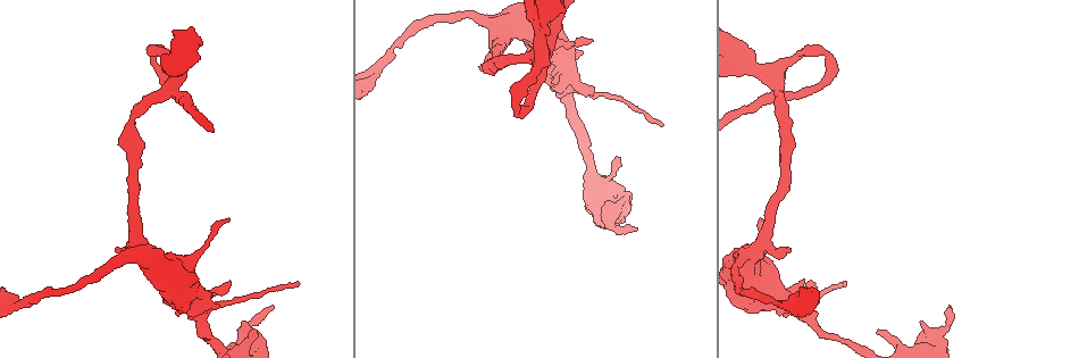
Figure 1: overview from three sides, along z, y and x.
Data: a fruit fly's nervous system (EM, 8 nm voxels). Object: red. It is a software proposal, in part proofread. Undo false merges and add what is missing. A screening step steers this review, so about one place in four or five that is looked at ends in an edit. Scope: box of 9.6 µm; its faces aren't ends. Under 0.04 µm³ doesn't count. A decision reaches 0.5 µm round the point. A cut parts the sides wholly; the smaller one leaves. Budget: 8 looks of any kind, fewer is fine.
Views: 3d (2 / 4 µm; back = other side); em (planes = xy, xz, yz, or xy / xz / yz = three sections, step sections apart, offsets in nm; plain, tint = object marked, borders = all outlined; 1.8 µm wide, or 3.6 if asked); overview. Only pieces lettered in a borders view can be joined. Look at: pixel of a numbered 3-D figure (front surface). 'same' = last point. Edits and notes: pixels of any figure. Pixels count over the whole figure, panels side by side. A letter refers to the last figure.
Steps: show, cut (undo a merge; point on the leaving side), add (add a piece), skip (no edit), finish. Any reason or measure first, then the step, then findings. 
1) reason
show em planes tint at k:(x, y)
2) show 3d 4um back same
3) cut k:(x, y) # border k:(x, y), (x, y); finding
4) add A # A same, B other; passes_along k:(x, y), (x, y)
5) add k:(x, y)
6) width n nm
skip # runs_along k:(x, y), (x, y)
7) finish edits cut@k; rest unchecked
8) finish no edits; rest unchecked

sudden change in width
show em planes borders at 1:(934, 344)

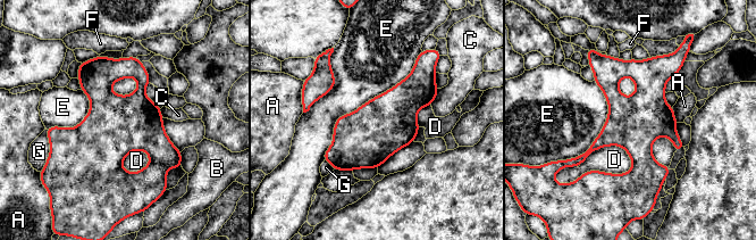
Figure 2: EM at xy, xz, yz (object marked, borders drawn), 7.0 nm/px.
skip # A other, B other, C other, D other, E other, F other, G other; border 2:(418, 54), (336, 120), (322, 160); all the same cell

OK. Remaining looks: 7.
thick turns thin
show em 3.6um planes borders at 1:(770, 294)

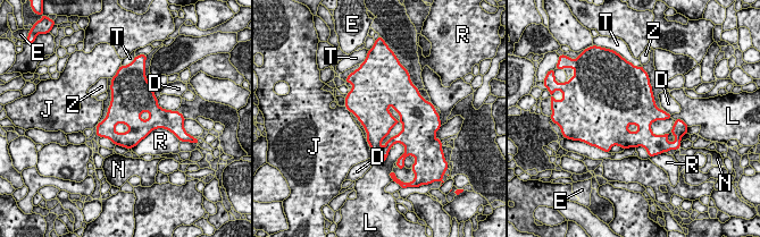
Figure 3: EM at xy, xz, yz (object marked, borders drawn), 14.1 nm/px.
skip # D other, E other, J other, L other, N other, R other, T other, Z other; border 3:(365, 138), (374, 154); all the same cell

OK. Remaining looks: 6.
a narrow waist
show em yz step 16 borders at 1:(28, 298)

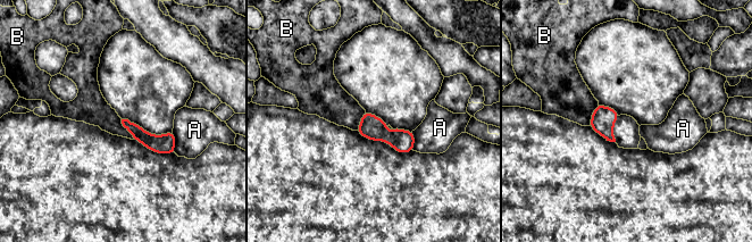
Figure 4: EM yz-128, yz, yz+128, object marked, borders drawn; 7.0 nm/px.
show em planes borders same

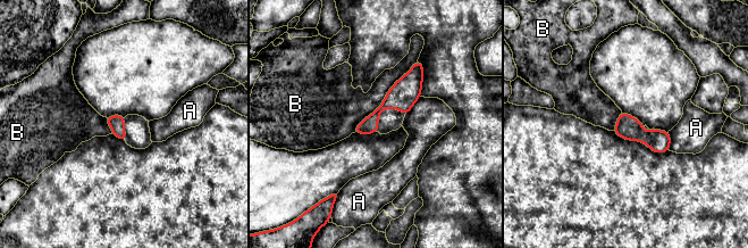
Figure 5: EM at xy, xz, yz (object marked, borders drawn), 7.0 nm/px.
skip # A other, B other; runs_along 5:(419, 69), (358, 131); all the same cell

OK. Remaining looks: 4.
show em 3.6um yz step 4 tint at 1:(174, 90)

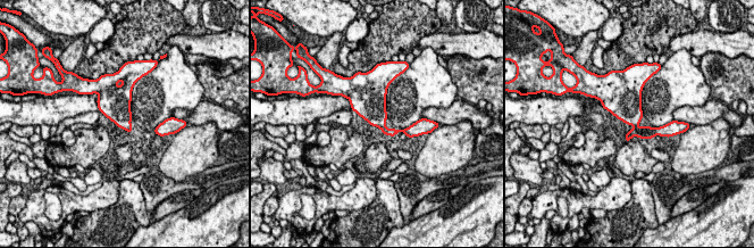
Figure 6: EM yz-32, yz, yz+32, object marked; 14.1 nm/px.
cut it another way
show em 3.6um planes borders same

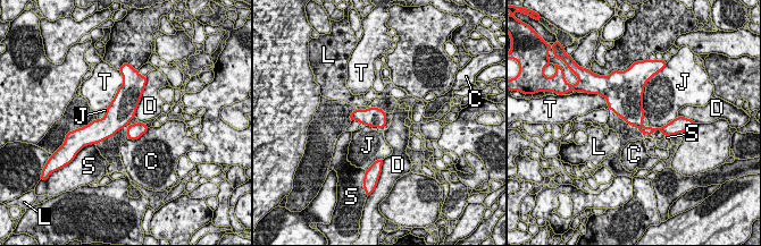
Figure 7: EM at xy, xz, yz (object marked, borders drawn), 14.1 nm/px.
width 280 nm; longest_contact J 500 nm
skip # C other, D other, J other, L other, S other, T other; continuous, no second cell

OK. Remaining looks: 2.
finish no edits; rest unchecked

